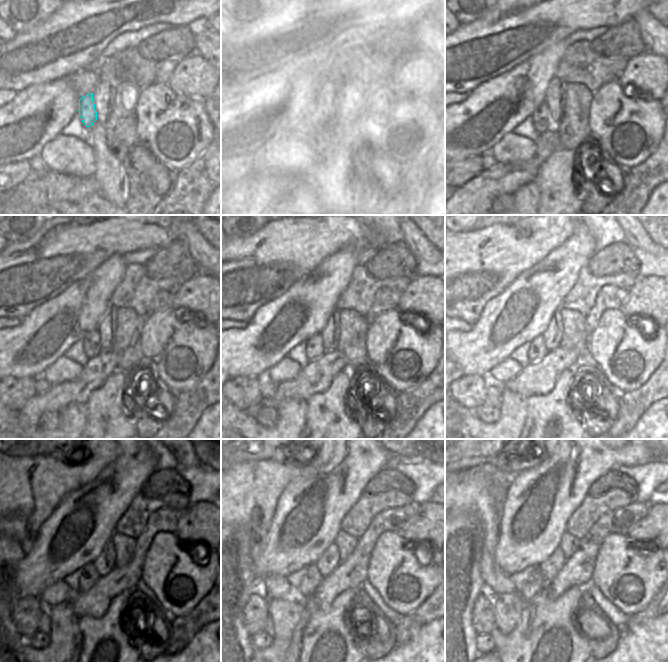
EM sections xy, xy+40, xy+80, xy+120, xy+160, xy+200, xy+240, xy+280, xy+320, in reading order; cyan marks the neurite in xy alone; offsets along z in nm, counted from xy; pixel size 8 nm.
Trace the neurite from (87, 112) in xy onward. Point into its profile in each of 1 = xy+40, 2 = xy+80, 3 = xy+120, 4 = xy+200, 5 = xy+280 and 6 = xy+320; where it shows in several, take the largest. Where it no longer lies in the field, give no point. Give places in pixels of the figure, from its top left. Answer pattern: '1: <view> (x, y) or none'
1: xy+40 (315, 116)
2: xy+80 (541, 116)
3: xy+120 (91, 342)
4: xy+200 (537, 350)
5: xy+280 (312, 578)
6: xy+320 (536, 582)

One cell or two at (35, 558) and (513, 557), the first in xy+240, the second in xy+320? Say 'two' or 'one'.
one

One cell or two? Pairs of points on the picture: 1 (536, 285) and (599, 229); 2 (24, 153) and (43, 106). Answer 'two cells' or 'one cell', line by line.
1: two cells
2: one cell

